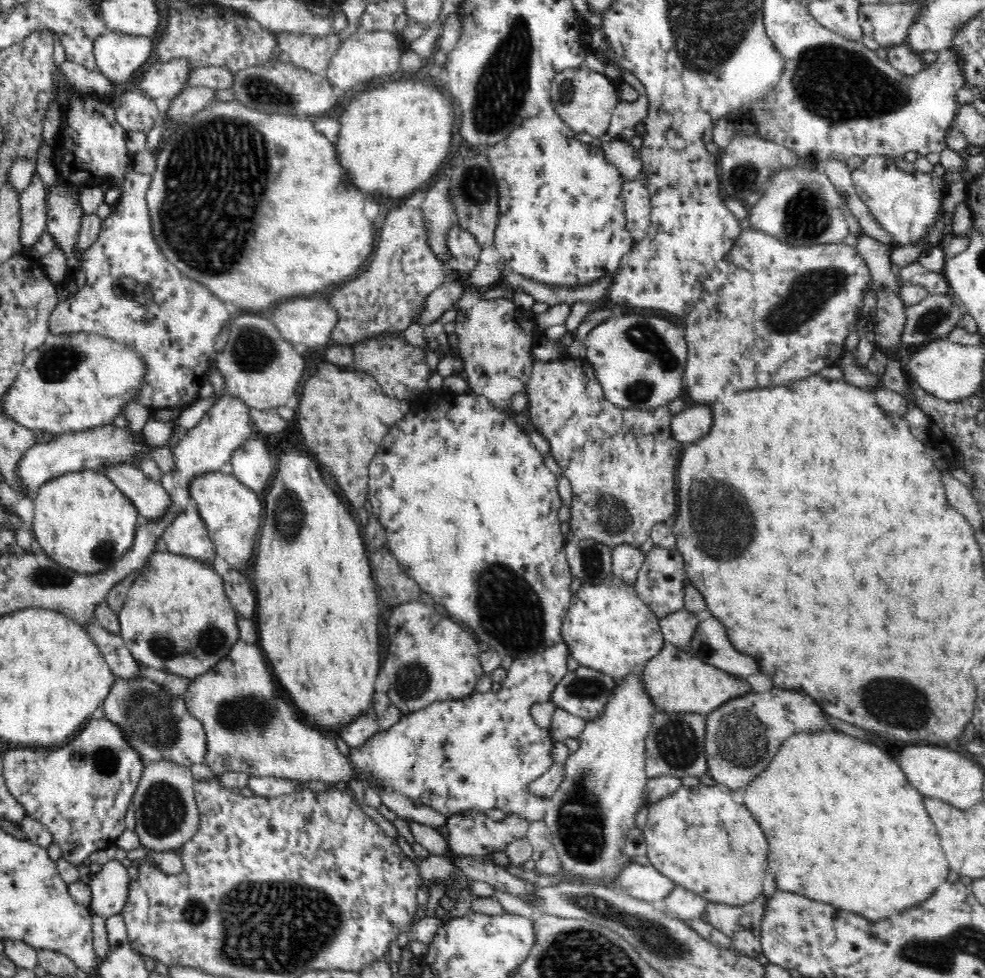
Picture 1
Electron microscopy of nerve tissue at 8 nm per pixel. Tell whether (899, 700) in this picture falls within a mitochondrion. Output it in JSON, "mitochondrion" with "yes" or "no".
{"mitochondrion":"yes"}

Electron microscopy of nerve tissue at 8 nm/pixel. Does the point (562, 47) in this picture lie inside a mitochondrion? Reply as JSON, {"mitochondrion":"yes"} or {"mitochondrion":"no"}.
{"mitochondrion":"no"}

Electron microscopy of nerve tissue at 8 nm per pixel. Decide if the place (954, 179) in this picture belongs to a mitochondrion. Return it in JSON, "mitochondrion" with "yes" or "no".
{"mitochondrion":"no"}

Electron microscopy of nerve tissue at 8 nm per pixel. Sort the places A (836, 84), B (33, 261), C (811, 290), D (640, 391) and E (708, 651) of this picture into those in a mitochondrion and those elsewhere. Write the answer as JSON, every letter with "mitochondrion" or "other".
{"A":"mitochondrion","B":"other","C":"mitochondrion","D":"mitochondrion","E":"mitochondrion"}

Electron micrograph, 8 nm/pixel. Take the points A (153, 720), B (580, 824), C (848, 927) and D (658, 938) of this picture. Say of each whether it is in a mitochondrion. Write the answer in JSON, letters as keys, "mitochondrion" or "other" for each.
{"A":"mitochondrion","B":"mitochondrion","C":"other","D":"mitochondrion"}

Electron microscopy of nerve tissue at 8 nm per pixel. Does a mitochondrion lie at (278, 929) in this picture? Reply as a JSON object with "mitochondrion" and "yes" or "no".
{"mitochondrion":"yes"}

